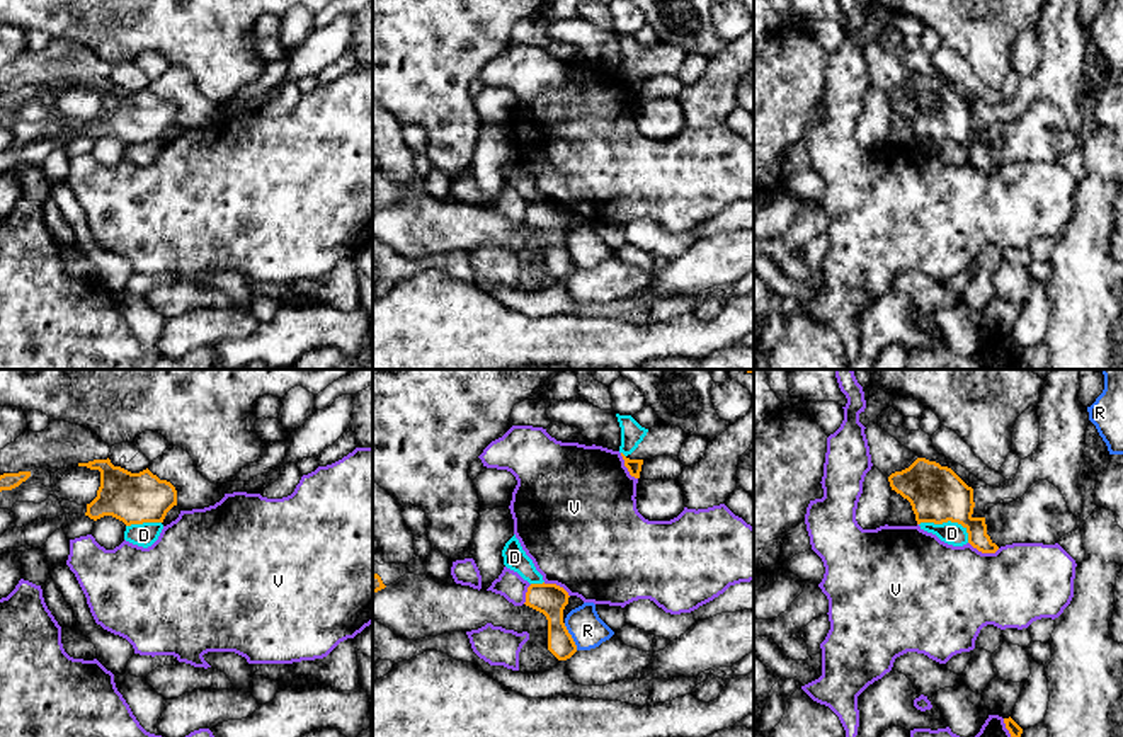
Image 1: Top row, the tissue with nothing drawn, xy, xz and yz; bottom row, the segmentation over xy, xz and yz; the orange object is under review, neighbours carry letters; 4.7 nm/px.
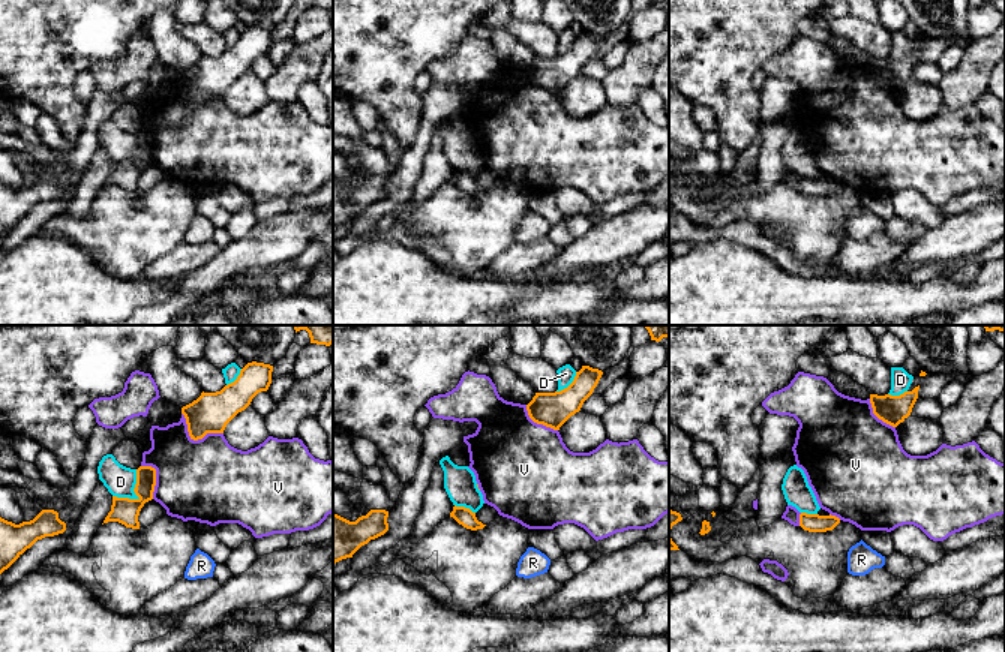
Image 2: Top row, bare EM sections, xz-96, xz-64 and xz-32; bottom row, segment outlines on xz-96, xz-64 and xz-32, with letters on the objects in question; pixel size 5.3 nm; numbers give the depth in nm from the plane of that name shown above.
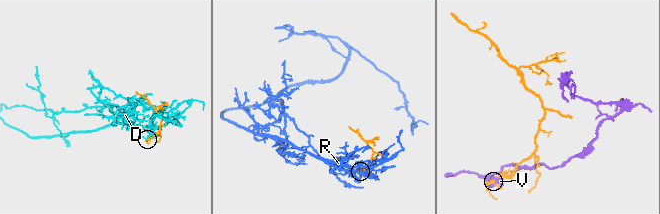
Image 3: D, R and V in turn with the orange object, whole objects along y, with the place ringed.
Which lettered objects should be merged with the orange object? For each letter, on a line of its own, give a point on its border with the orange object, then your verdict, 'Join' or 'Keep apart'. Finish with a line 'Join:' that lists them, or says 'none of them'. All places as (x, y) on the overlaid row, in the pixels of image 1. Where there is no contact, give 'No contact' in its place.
D: Touches orange at yz (948, 519). Keep apart
R: Touches orange at xz (570, 637). Keep apart
V: Touches orange at yz (984, 552). Keep apart
Join: none of them

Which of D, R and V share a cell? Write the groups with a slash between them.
D / R / V

